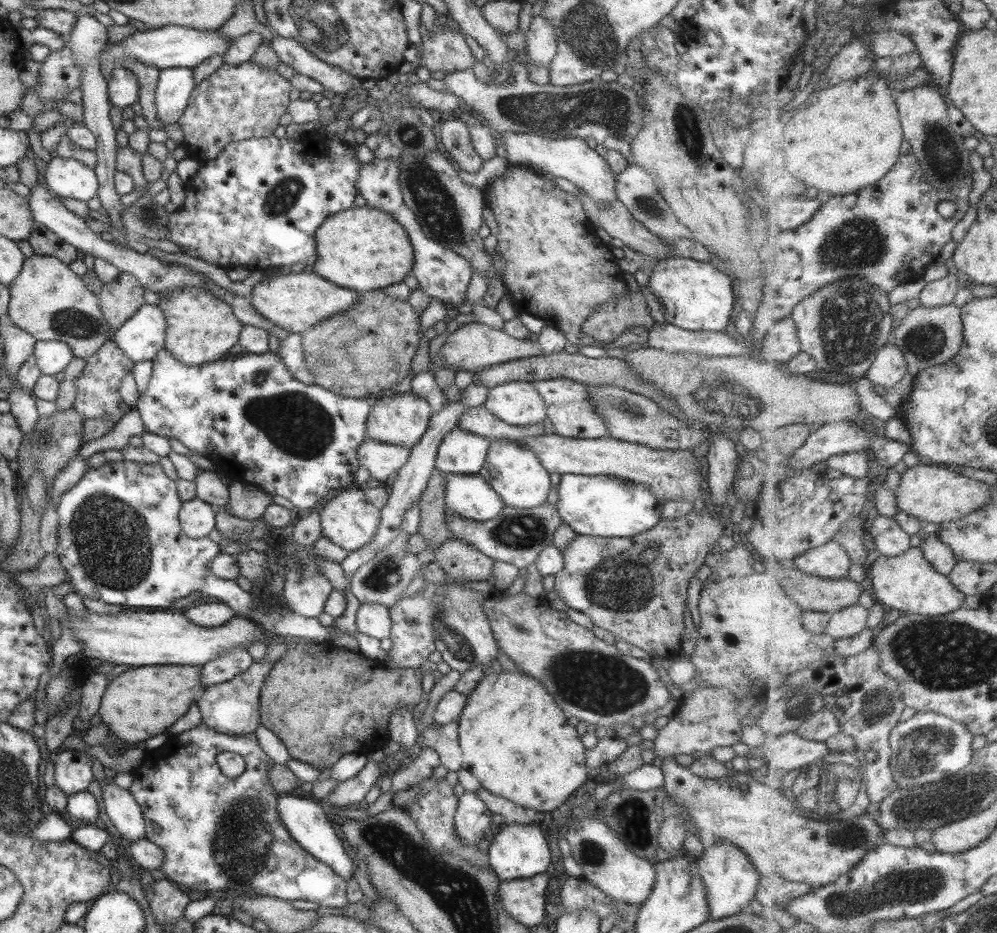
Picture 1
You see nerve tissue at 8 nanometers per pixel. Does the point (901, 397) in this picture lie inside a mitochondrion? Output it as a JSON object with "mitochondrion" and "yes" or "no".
{"mitochondrion":"no"}

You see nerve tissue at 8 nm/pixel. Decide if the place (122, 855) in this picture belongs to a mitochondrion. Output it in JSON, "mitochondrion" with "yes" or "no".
{"mitochondrion":"no"}

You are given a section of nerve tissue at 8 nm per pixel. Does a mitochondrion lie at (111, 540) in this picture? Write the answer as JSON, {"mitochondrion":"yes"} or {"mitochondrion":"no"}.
{"mitochondrion":"yes"}

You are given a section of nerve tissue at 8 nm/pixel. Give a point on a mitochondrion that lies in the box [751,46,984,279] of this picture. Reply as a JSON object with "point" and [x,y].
{"point":[941,151]}

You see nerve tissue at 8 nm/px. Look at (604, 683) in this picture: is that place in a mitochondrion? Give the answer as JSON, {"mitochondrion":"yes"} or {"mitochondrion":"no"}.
{"mitochondrion":"yes"}

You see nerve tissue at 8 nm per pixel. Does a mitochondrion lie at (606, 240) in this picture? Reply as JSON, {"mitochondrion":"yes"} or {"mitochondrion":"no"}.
{"mitochondrion":"no"}

